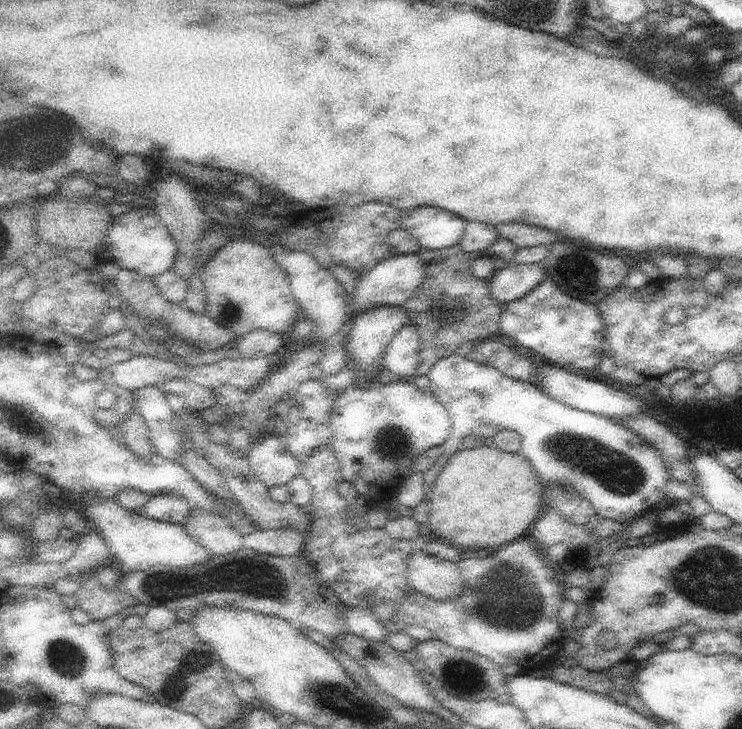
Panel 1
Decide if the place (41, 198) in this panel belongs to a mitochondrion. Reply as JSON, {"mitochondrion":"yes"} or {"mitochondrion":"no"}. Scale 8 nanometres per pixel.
{"mitochondrion":"no"}

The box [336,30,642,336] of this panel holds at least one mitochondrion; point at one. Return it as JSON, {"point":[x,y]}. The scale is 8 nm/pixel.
{"point":[458,312]}

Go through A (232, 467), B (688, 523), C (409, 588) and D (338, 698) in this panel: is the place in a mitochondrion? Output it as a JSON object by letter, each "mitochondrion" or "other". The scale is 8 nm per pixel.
{"A":"mitochondrion","B":"other","C":"other","D":"mitochondrion"}

